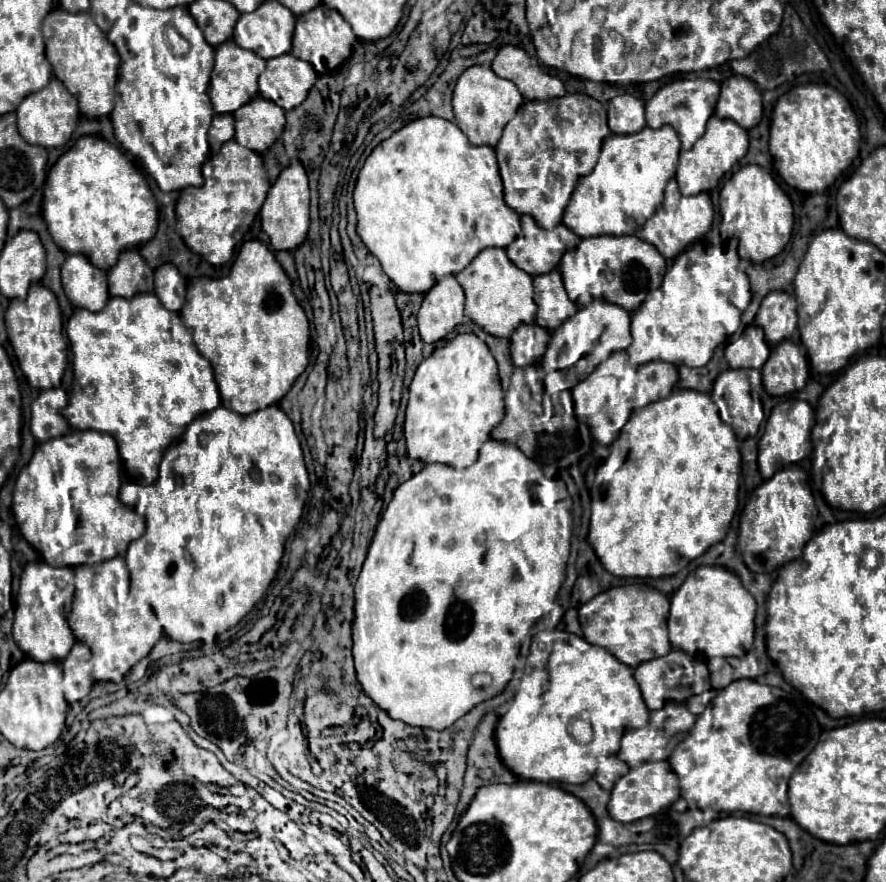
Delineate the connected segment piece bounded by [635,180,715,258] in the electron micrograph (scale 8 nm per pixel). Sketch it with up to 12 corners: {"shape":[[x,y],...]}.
{"shape":[[675,180],[635,232],[675,258],[713,224],[707,192],[683,196]]}

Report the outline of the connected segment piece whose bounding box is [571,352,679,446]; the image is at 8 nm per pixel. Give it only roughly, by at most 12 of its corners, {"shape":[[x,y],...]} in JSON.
{"shape":[[615,352],[571,390],[575,414],[609,446],[631,410],[669,396],[677,366],[631,368]]}

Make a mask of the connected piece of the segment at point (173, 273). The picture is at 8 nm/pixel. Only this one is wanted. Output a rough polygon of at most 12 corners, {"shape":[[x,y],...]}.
{"shape":[[165,264],[155,270],[155,294],[163,306],[179,312],[181,274]]}

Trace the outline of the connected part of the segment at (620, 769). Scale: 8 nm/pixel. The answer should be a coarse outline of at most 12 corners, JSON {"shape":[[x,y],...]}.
{"shape":[[603,756],[593,778],[609,792],[629,766],[617,756]]}

